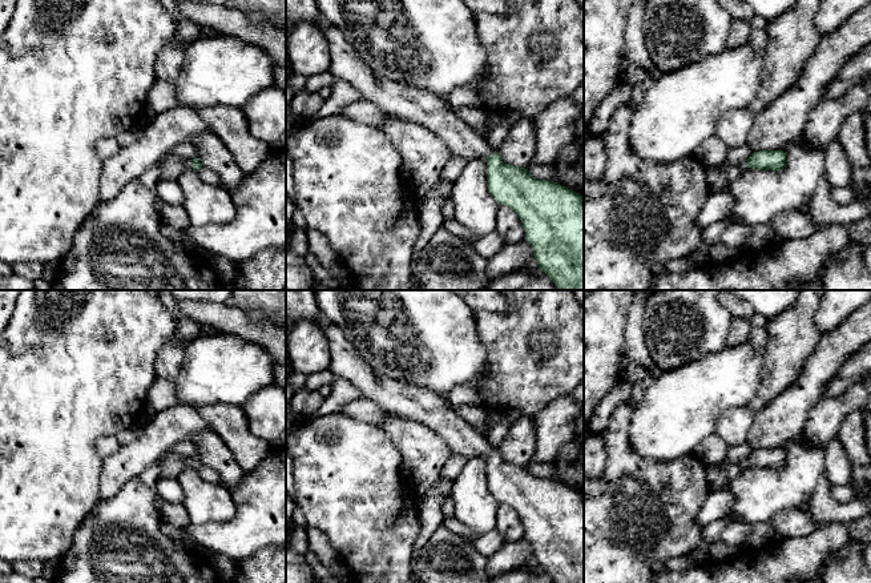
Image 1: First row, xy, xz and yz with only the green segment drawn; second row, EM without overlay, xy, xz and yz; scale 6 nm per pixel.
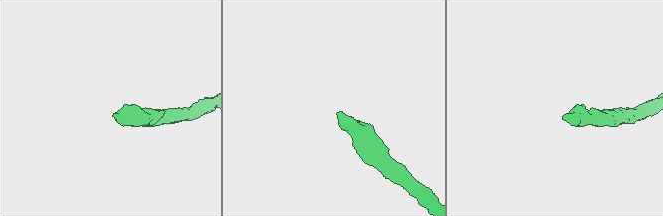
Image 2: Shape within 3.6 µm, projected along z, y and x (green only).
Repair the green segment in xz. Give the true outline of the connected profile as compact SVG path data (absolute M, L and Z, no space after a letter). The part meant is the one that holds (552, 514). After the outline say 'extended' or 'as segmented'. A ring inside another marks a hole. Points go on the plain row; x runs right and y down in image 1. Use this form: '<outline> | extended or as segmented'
M328 319L315 321L328 339L330 371L352 383L363 398L398 418L420 423L440 435L455 454L468 459L487 458L487 486L499 503L509 504L520 516L525 539L531 543L541 570L555 583L584 583L584 499L576 491L555 479L539 478L525 466L504 462L497 450L489 446L485 437L461 417L452 411L447 399L437 397L427 387L375 375L359 358L354 345L343 330Z | extended

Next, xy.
M165 453L157 461L161 478L177 479L177 477L189 467L199 467L202 463L198 457L187 458L172 453Z | extended

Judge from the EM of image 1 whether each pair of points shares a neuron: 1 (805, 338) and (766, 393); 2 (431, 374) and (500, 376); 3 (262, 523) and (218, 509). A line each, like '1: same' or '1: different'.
1: same
2: different
3: different

